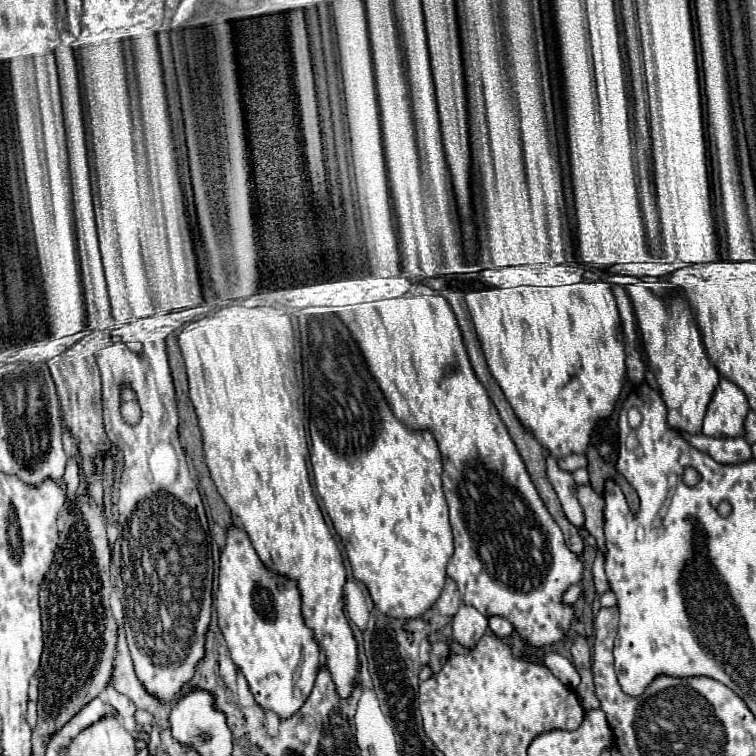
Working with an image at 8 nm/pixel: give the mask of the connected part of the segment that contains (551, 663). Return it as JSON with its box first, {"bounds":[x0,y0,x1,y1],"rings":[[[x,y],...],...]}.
{"bounds":[544,652,580,690],"rings":[[[550,652],[550,654],[544,656],[544,664],[546,664],[546,668],[548,668],[558,680],[562,680],[568,688],[574,690],[574,688],[580,684],[580,676],[578,676],[576,668],[574,668],[572,662],[566,660],[564,656]]]}

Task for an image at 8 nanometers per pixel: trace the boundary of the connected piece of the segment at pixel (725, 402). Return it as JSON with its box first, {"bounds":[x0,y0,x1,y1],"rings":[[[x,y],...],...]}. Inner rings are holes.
{"bounds":[702,378,748,436],"rings":[[[720,378],[720,384],[708,404],[702,434],[708,436],[744,436],[742,420],[748,414],[748,402],[744,392],[726,378]]]}

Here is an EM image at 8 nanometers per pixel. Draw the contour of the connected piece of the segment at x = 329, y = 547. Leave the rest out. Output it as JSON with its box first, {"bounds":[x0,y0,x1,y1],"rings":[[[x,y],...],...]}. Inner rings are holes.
{"bounds":[178,306,358,698],"rings":[[[226,306],[212,316],[204,316],[184,326],[178,334],[178,344],[186,364],[190,400],[198,416],[206,464],[212,480],[232,516],[240,518],[240,526],[248,532],[260,560],[270,570],[298,582],[306,626],[314,630],[318,646],[326,650],[326,666],[332,672],[338,696],[348,698],[358,674],[358,644],[354,640],[350,622],[344,616],[346,570],[342,564],[342,554],[324,522],[308,478],[308,446],[302,414],[298,410],[294,332],[290,316],[272,306]]]}

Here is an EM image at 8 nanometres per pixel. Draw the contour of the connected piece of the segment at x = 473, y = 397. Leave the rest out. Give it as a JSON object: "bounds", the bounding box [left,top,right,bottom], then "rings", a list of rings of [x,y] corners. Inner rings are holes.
{"bounds":[260,276,582,648],"rings":[[[364,276],[344,278],[336,282],[328,278],[322,282],[280,290],[260,290],[260,294],[268,302],[278,302],[290,308],[354,304],[336,308],[336,314],[342,318],[358,342],[372,376],[388,400],[388,406],[410,430],[428,430],[438,442],[444,466],[444,494],[450,506],[450,524],[454,532],[454,556],[448,562],[448,576],[458,584],[464,604],[474,606],[484,616],[504,616],[522,636],[522,640],[532,648],[556,644],[570,630],[574,618],[574,606],[564,604],[562,596],[572,584],[578,584],[582,578],[580,556],[568,550],[562,538],[562,530],[556,526],[548,510],[544,510],[546,506],[538,496],[536,486],[532,484],[504,422],[500,420],[496,406],[492,406],[486,388],[476,378],[468,362],[461,330],[448,300],[438,294],[404,296],[410,286],[412,282],[400,276]]]}

